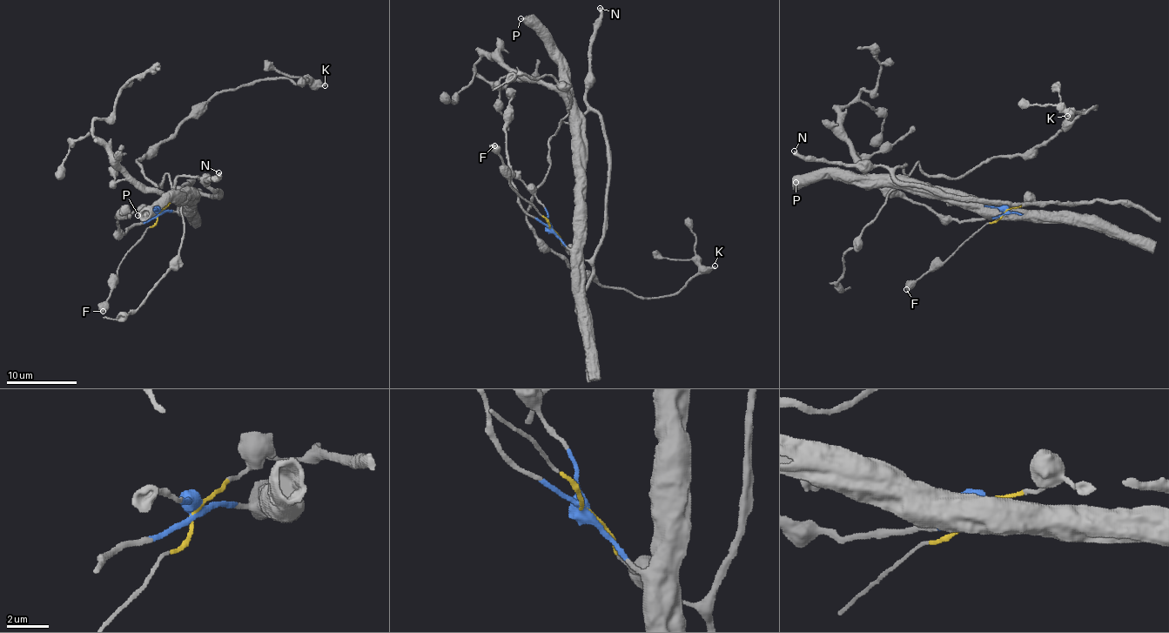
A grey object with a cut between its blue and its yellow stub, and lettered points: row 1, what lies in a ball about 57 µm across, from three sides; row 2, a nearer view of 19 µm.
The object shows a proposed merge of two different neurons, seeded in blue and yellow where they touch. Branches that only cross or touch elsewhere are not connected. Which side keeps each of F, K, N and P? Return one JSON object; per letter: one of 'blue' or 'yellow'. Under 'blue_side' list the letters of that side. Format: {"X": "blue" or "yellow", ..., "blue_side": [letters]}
{"F": "yellow", "K": "yellow", "N": "yellow", "P": "blue", "blue_side": ["P"]}

